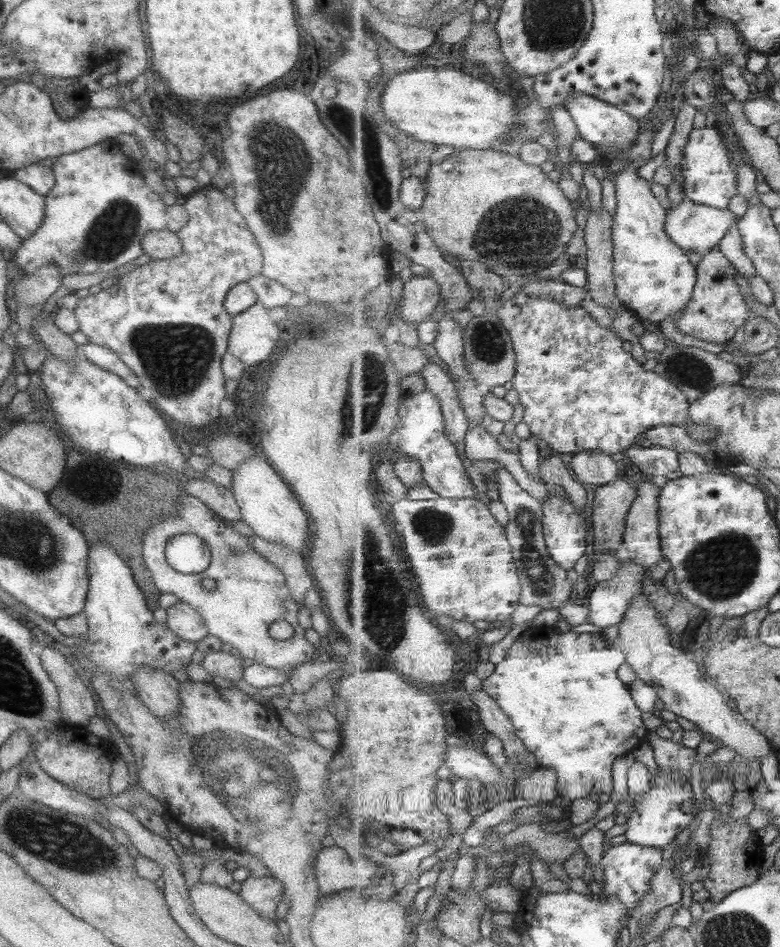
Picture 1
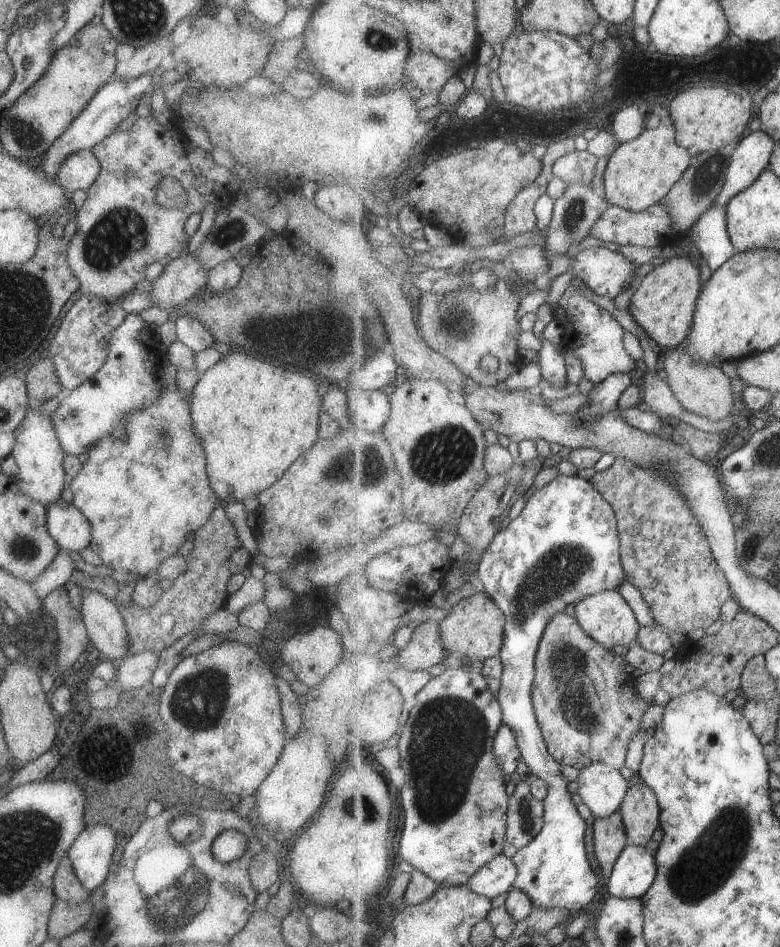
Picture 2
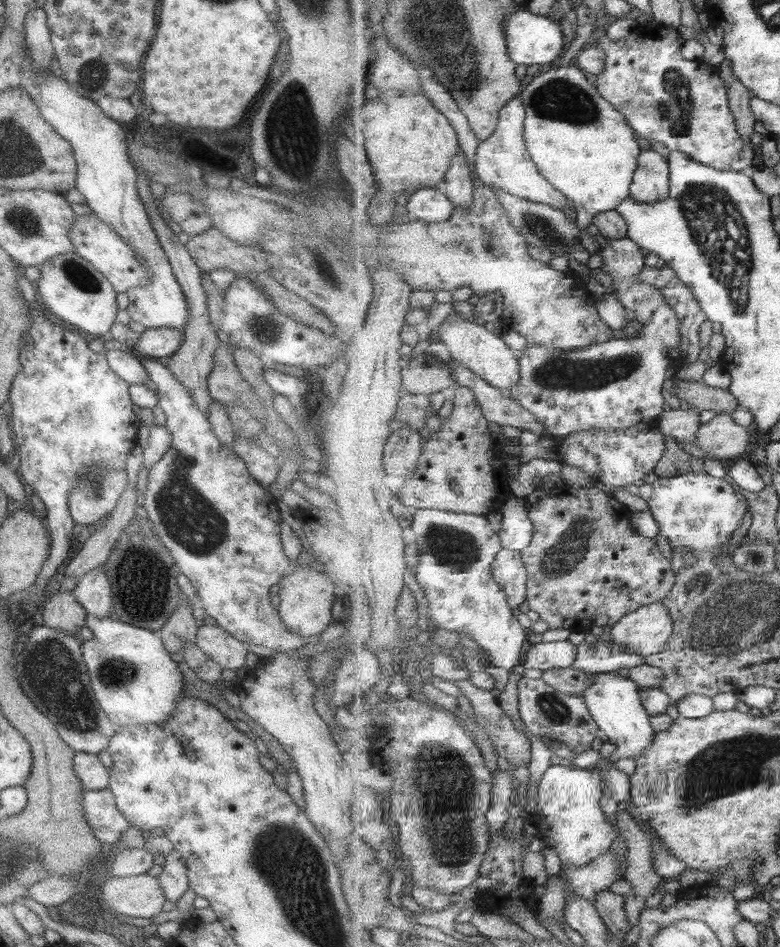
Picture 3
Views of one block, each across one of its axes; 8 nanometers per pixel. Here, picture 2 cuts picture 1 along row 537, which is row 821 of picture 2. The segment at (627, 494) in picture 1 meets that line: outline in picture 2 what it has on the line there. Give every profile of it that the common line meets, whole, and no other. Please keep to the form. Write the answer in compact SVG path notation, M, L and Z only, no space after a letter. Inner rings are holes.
M622 809L617 810L615 814L608 817L596 817L593 827L595 855L604 876L609 878L612 875L614 864L617 862L617 859L620 858L621 853L629 844Z

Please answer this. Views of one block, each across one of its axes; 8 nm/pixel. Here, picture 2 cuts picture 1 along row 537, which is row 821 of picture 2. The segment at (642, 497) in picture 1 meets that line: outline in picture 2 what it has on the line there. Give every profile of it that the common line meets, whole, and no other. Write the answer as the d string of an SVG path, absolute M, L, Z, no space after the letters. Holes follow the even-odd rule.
M645 782L633 785L629 788L621 809L628 842L647 846L653 832L661 827L661 806L656 792Z

